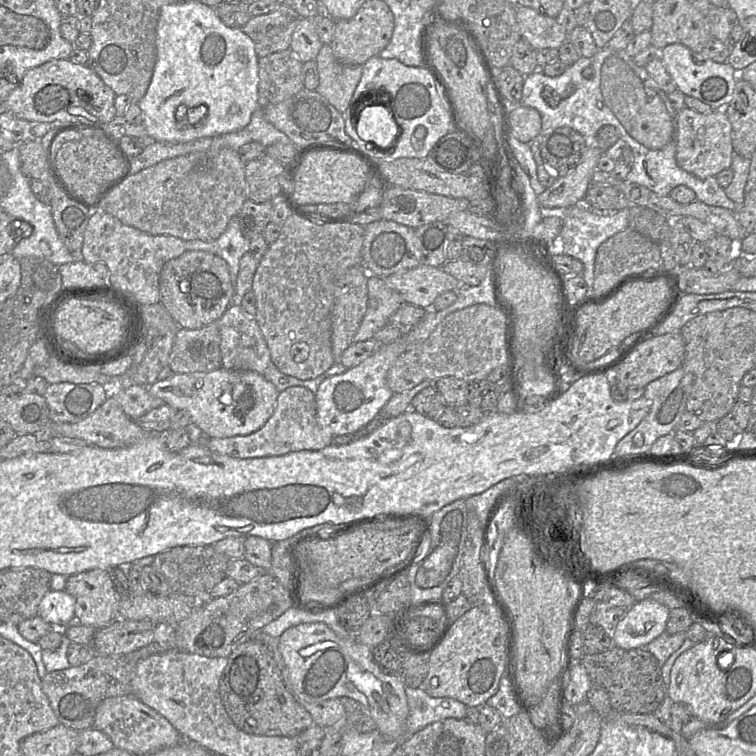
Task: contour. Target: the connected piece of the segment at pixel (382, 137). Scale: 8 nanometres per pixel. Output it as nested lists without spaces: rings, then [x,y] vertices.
[[[390,101],[387,104],[364,102],[356,115],[356,133],[366,144],[371,144],[379,150],[390,149],[400,135]]]

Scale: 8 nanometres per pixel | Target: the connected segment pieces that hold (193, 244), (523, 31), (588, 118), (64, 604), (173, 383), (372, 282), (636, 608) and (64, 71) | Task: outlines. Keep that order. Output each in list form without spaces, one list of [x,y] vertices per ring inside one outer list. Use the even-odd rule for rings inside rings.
[[[238,216],[230,219],[226,230],[214,241],[184,241],[186,250],[205,251],[223,258],[229,267],[230,278],[236,286],[240,260],[250,250],[250,240],[241,232]]]
[[[516,6],[520,36],[535,49],[559,49],[568,41],[568,33],[555,18],[544,16],[533,8]]]
[[[606,46],[599,49],[592,58],[580,57],[557,77],[546,76],[540,69],[536,70],[524,77],[520,105],[536,109],[541,116],[541,131],[535,140],[559,127],[570,127],[587,139],[593,139],[602,126],[614,126],[620,138],[627,143],[634,155],[633,165],[624,181],[645,186],[660,196],[669,196],[675,187],[684,185],[695,192],[696,198],[700,202],[710,206],[726,208],[733,213],[738,210],[739,206],[727,197],[715,176],[701,179],[684,171],[677,165],[677,112],[669,102],[667,94],[649,76],[645,67],[636,65],[633,57],[629,56],[625,50],[615,50]],[[589,66],[594,70],[593,77],[585,79],[583,70]]]
[[[49,591],[41,600],[39,615],[54,628],[66,628],[75,618],[76,600],[67,591]]]
[[[219,368],[208,373],[174,374],[171,378],[157,380],[147,387],[149,393],[162,399],[176,410],[186,410],[191,423],[196,424],[210,438],[246,436],[262,428],[273,415],[278,398],[276,387],[262,374],[254,371],[234,371]]]
[[[371,276],[367,282],[368,305],[353,343],[372,339],[375,333],[383,328],[391,315],[405,303],[403,297],[389,288],[384,279]]]
[[[652,598],[636,601],[618,622],[613,645],[622,649],[647,645],[666,630],[669,611]]]
[[[54,59],[27,70],[2,105],[7,112],[27,121],[95,125],[108,124],[115,118],[115,97],[116,94],[87,65]]]

